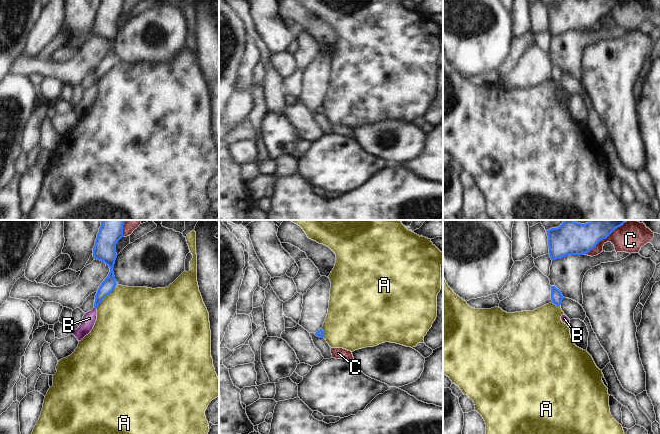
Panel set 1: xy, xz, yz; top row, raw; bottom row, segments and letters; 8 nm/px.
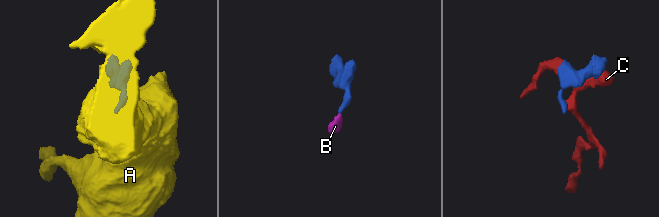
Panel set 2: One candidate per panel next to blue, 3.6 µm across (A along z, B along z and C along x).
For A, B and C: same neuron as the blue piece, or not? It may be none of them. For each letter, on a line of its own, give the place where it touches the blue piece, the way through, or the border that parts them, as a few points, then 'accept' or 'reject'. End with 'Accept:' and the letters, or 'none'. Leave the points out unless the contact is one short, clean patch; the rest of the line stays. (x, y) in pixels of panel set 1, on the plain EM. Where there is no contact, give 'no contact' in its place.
A: xy (106, 71) | along xy (117, 60), (96, 84) | reject
B: xy (95, 83) | across xy (107, 62), (99, 72), (95, 83), (89, 94) | accept
C: yz (603, 14) | reject
Accept: B

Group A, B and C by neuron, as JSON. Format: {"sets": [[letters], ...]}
{"sets": [["A"], ["B"], ["C"]]}

